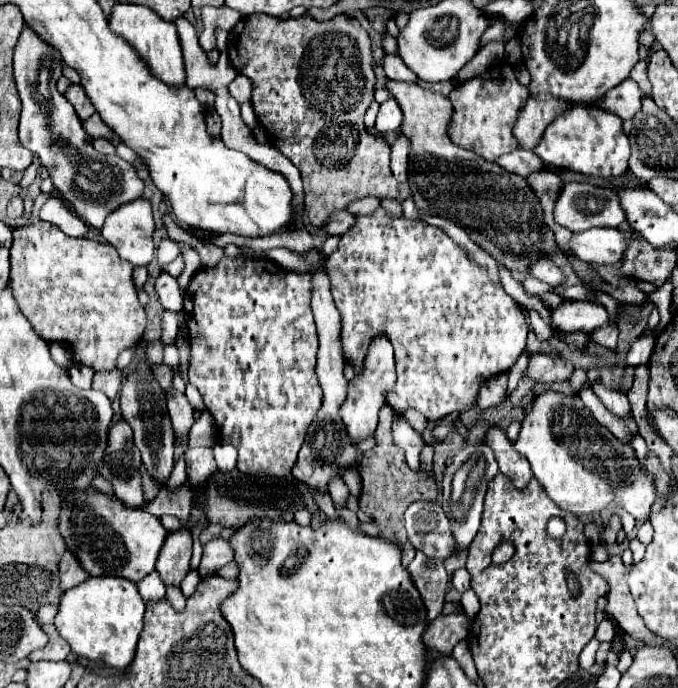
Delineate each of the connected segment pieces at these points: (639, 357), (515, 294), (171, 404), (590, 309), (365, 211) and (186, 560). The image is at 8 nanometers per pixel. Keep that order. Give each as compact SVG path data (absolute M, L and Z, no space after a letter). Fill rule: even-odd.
M641 336L631 346L625 361L625 367L648 364L655 347L655 338Z
M499 265L499 277L504 290L510 296L528 309L532 307L548 325L552 326L550 311L546 310L549 308L547 308L539 299L526 295L521 288L521 284L512 277L511 272L506 267L503 267L503 265Z
M173 386L166 391L166 406L169 409L169 417L171 417L171 425L173 425L177 443L183 445L187 441L189 429L195 421L193 407L189 405L185 394L180 393Z
M565 299L557 309L551 311L553 325L565 333L587 333L591 335L595 329L605 323L613 323L607 307L593 301L569 301Z
M363 199L363 201L355 201L347 207L347 211L355 213L355 215L373 215L379 209L381 201L379 199Z
M185 529L169 533L165 547L159 553L155 571L165 587L181 587L181 581L191 569L191 535Z

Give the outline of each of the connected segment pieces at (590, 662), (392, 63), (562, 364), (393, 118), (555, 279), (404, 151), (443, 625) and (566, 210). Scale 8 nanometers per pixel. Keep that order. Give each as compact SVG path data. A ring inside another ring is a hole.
M593 639L593 641L581 651L581 655L579 655L579 665L581 665L581 669L589 669L589 667L595 665L595 653L597 653L597 649L599 649L599 641Z
M385 55L385 73L393 81L409 81L409 83L419 83L417 75L401 61L397 55Z
M533 355L529 359L525 375L539 383L553 383L553 381L567 381L571 371L573 365L567 361L553 361L547 355Z
M387 99L381 109L379 109L379 115L377 115L377 123L375 123L375 129L379 133L387 133L387 131L397 131L401 127L401 121L403 121L403 113L401 113L401 107L397 105L397 101Z
M549 259L545 261L537 261L533 267L531 267L531 275L537 277L539 281L545 281L549 283L551 287L561 287L563 285L563 271Z
M399 135L397 141L391 147L391 171L397 177L397 181L407 181L407 167L409 167L409 139L405 135Z
M445 615L437 617L425 631L425 643L431 649L451 655L453 647L467 637L467 617L465 615Z
M567 183L561 189L561 195L555 205L555 221L567 227L573 233L583 233L593 227L619 227L627 221L625 211L621 209L619 193L611 187L595 187L589 183Z

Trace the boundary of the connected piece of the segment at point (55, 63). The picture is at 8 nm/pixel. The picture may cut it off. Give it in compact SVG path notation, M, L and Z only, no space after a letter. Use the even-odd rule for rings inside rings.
M29 25L23 27L21 37L17 41L15 55L13 55L13 67L15 67L17 91L19 91L19 97L21 97L21 103L23 103L21 121L19 121L19 141L21 141L21 145L39 155L43 167L49 169L49 177L53 179L55 189L59 189L61 199L85 223L101 229L105 217L113 209L117 209L119 205L133 201L133 199L143 195L143 181L137 177L137 169L131 163L127 163L119 157L107 157L107 155L101 155L99 151L95 151L93 139L83 129L83 123L77 117L73 105L69 105L69 101L65 101L65 95L57 91L57 79L63 75L61 73L61 69L63 69L61 53L57 53L57 49L53 49L51 45L41 41L41 37L37 37L37 33L33 33L33 29L29 29Z

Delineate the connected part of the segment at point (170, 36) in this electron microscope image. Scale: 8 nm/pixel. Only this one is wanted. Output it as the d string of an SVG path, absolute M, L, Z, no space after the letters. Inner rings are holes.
M115 3L113 13L109 17L109 27L113 33L129 41L133 49L139 53L139 57L147 63L151 73L161 79L167 85L173 87L183 87L185 85L185 65L183 65L183 55L181 55L181 43L177 37L177 27L175 23L169 23L161 19L155 11L141 7L141 5L131 5L131 3Z

